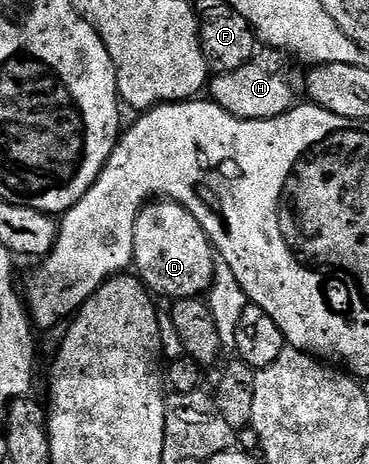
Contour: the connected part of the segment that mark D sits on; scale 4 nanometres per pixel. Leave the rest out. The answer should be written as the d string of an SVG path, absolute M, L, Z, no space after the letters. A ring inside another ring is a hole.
M156 199L136 214L132 265L135 276L157 298L200 299L207 294L214 279L217 258L206 231L176 201Z

